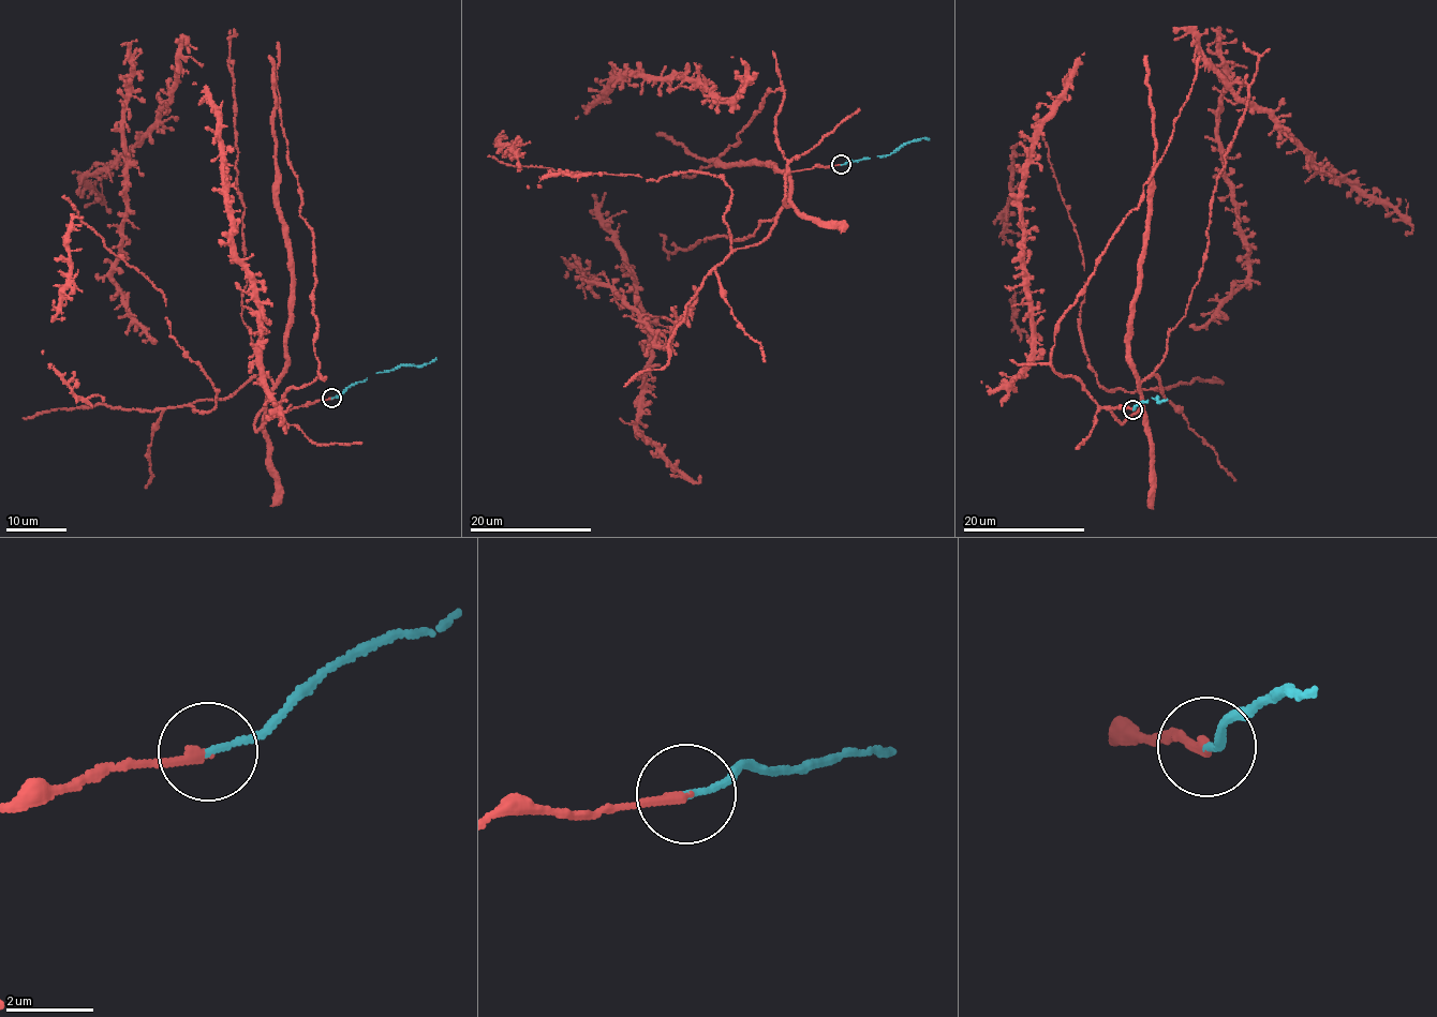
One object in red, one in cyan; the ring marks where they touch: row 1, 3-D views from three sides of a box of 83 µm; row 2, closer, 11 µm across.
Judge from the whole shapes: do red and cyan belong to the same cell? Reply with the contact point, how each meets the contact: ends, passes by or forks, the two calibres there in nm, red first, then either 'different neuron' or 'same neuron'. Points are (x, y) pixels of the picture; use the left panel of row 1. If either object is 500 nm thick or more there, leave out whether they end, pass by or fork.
place (331, 398); red ends; cyan ends; calibres 220 and 130 nm; same neuron

